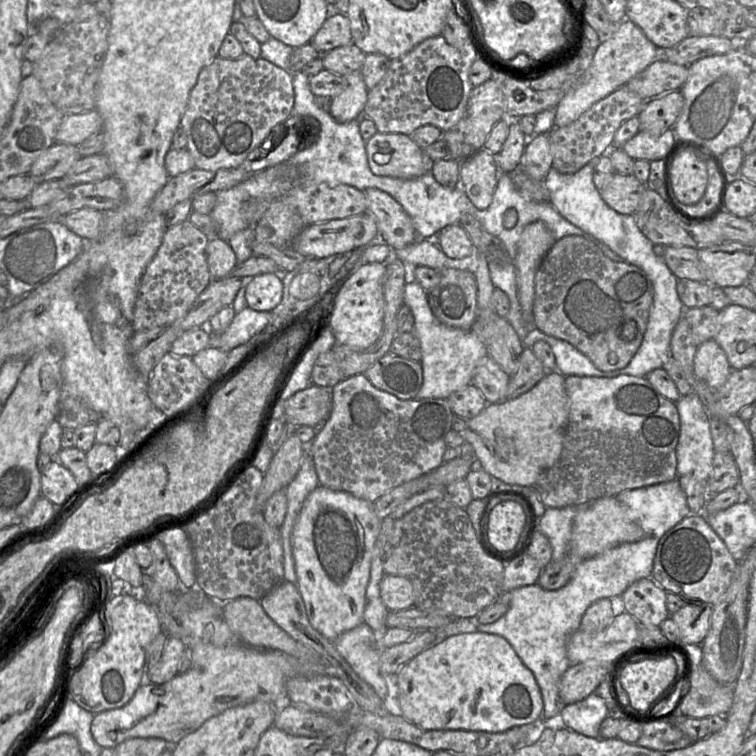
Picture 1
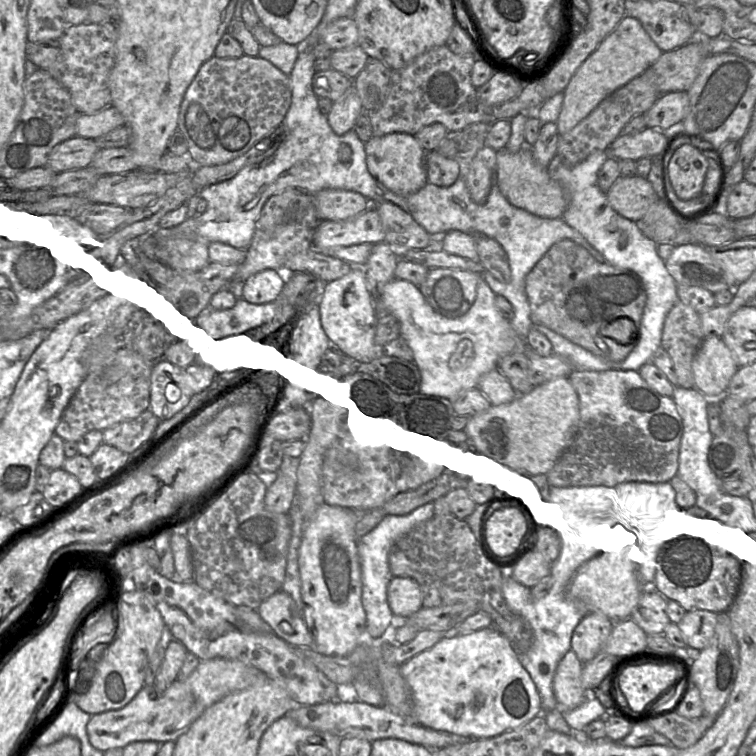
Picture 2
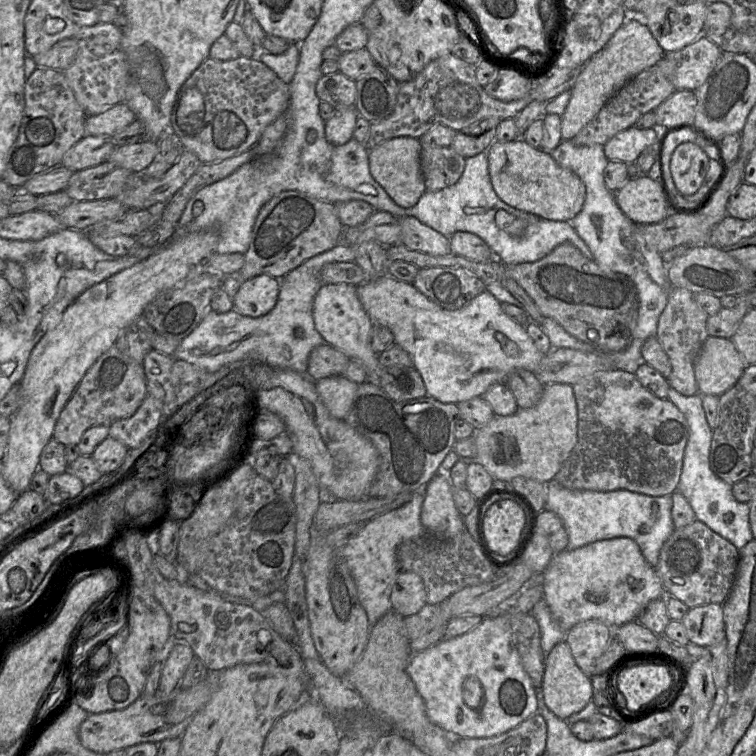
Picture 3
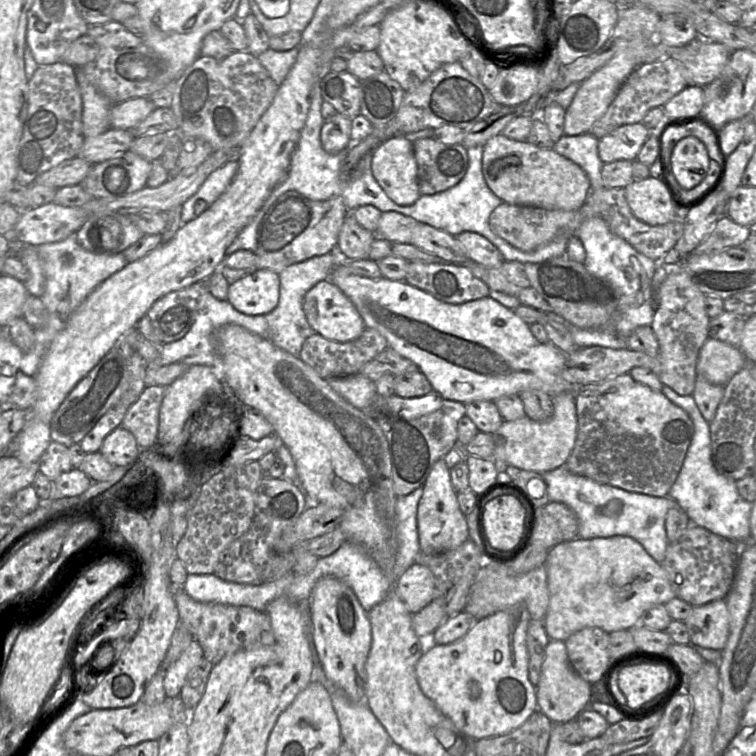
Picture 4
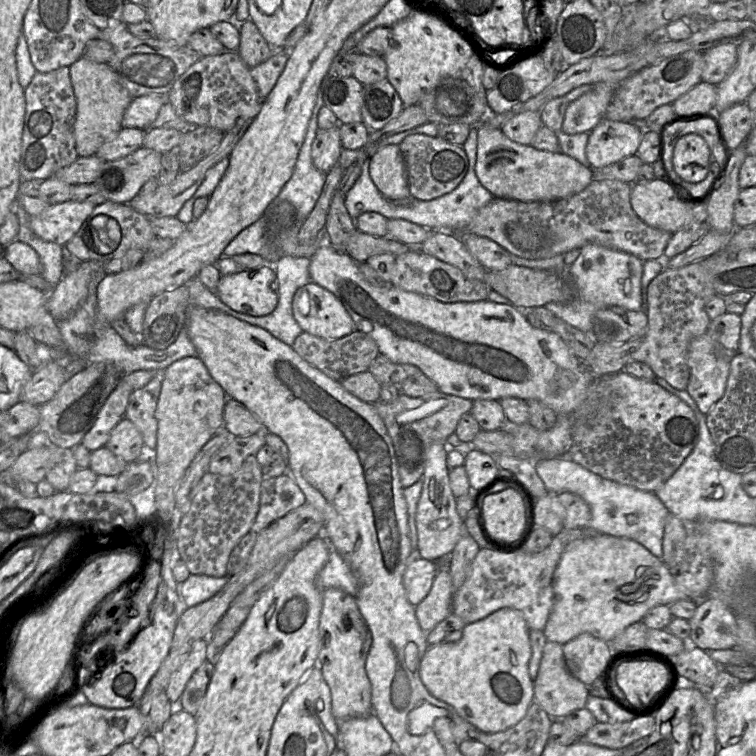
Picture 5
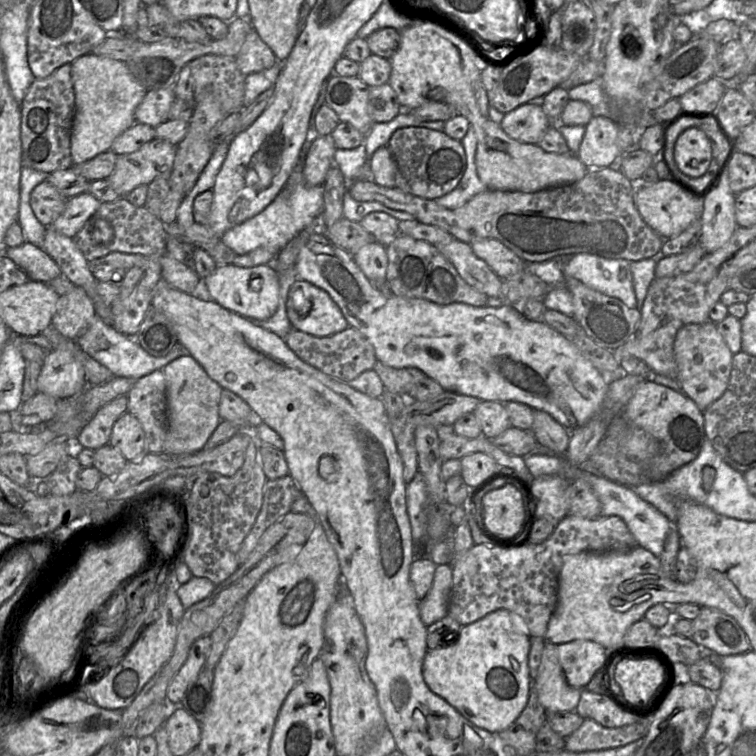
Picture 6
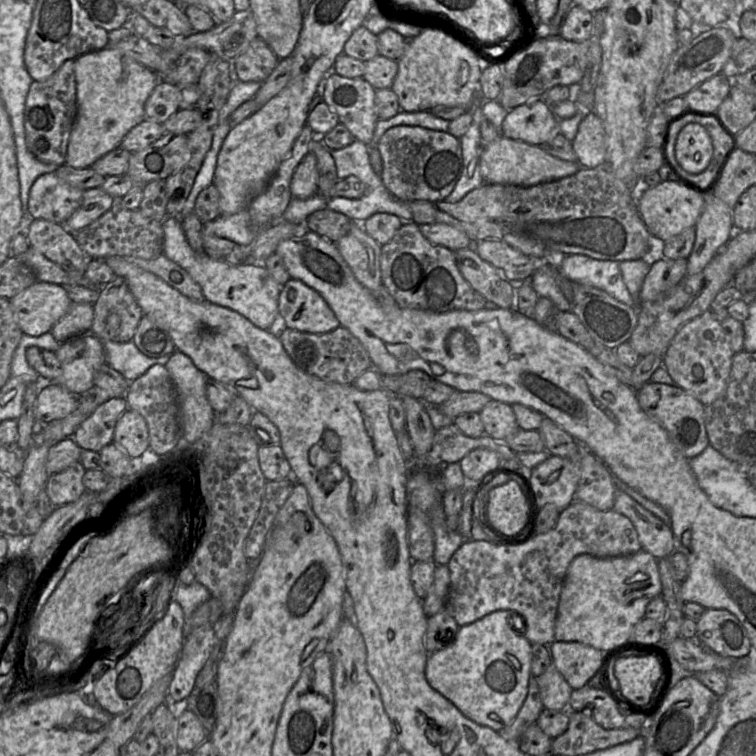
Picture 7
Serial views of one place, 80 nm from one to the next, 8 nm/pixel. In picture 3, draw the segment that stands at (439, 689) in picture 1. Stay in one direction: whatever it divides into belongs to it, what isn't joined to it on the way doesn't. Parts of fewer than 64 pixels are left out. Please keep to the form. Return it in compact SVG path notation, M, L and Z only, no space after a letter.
M508 613L494 614L483 617L481 623L472 630L460 636L441 639L439 642L425 650L419 653L413 653L408 662L406 670L418 693L424 701L426 714L430 721L446 732L456 733L461 738L487 738L500 735L517 727L521 722L538 712L538 689L534 687L529 675L522 666L517 648L513 640L513 633L510 625L510 615Z

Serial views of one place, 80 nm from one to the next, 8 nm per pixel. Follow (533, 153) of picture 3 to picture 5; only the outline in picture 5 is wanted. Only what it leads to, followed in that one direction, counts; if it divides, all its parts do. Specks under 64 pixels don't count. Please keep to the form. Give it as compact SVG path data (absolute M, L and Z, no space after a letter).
M477 125L471 126L477 127L477 161L476 161L476 174L480 183L494 196L494 198L512 199L523 202L550 202L563 198L568 198L573 196L582 190L584 190L594 179L593 179L593 169L591 167L584 166L576 159L563 154L562 152L548 152L537 150L531 145L522 145L510 140L504 135L501 129L489 127L488 125Z

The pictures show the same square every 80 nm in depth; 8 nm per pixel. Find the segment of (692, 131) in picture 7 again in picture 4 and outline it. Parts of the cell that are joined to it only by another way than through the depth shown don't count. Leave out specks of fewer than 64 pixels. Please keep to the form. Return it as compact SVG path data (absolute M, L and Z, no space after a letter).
M696 137L681 139L671 154L671 163L665 159L665 178L674 186L682 202L687 202L687 191L698 186L710 168L709 152Z

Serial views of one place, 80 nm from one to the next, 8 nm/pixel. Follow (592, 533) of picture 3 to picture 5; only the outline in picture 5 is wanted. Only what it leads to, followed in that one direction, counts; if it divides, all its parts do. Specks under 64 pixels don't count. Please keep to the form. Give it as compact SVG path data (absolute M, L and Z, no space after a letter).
M536 459L535 468L548 493L572 492L589 505L591 519L588 527L602 534L634 540L655 557L662 558L664 529L670 513L655 493L602 478L571 460Z

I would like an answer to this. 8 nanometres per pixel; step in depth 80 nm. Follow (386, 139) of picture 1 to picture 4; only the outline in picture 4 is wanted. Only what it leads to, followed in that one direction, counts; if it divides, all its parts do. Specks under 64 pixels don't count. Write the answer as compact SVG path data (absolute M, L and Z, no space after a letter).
M394 136L372 152L372 174L386 195L396 204L413 204L420 196L413 142Z

